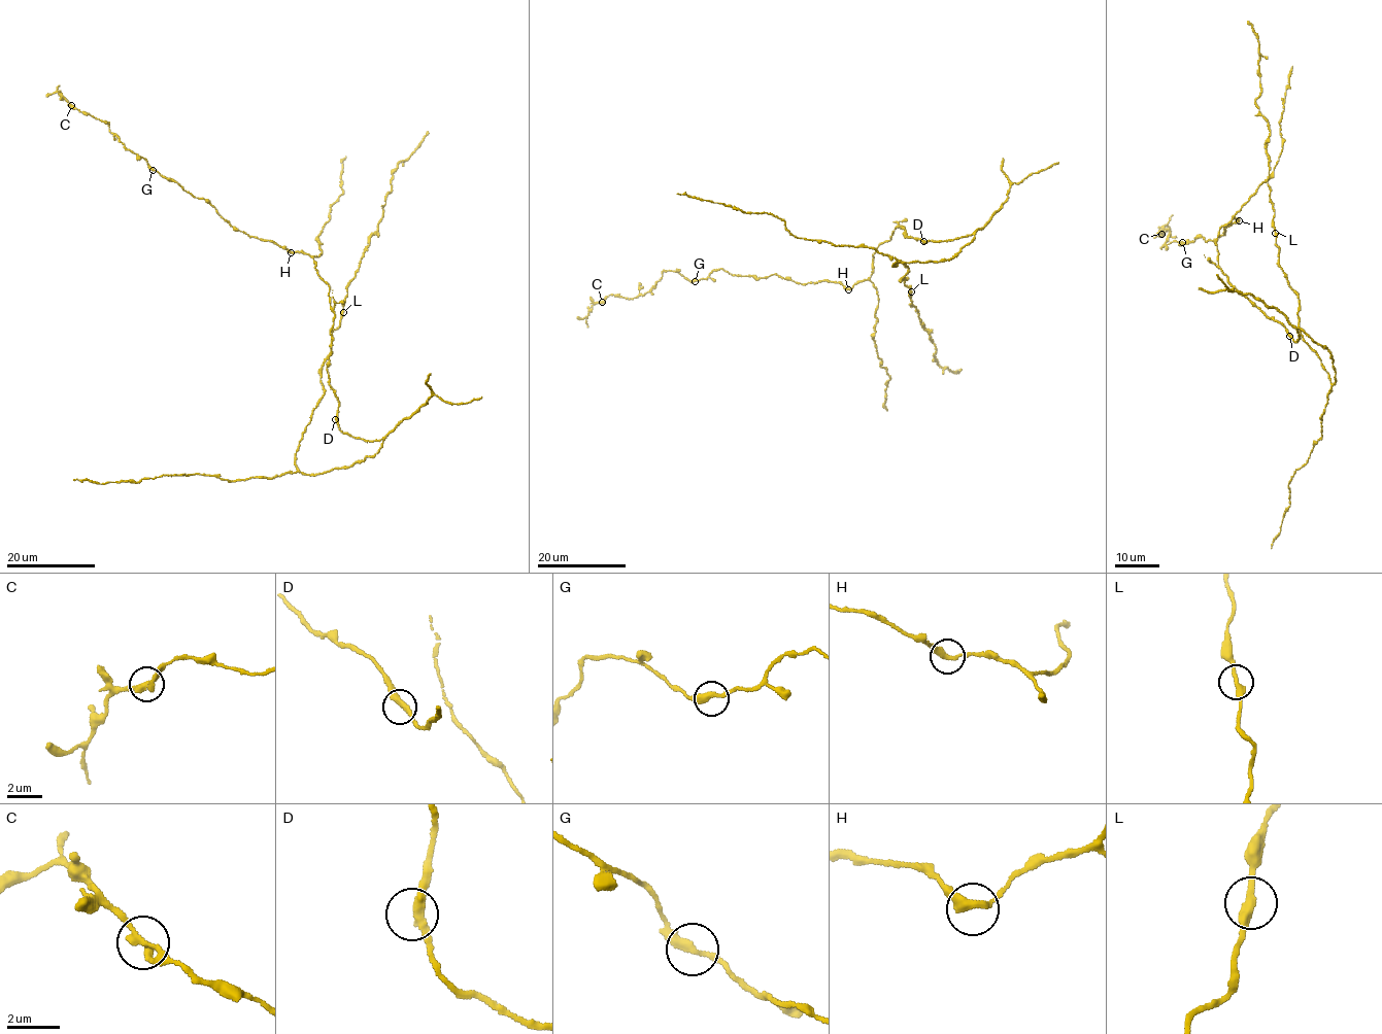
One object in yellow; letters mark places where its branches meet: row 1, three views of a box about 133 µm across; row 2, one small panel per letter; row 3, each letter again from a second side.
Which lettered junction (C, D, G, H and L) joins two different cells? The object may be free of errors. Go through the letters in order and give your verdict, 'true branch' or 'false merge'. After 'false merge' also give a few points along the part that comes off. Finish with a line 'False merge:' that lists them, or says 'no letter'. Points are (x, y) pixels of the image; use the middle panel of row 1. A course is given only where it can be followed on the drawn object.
C: true branch
D: true branch
G: true branch
H: true branch
L: true branch
False merge: no letter

